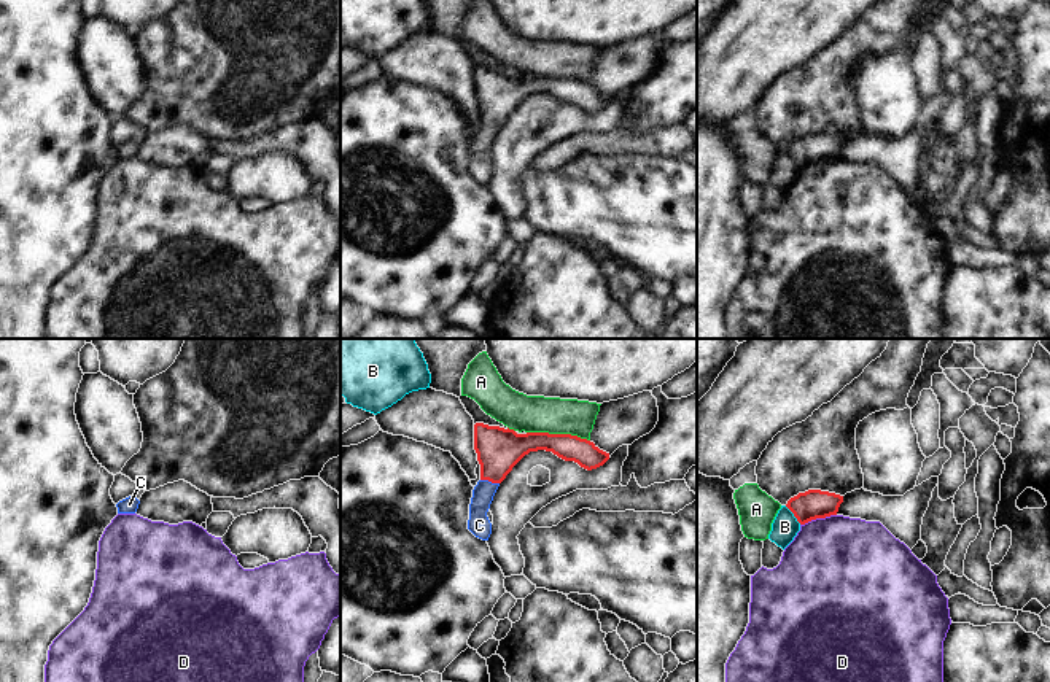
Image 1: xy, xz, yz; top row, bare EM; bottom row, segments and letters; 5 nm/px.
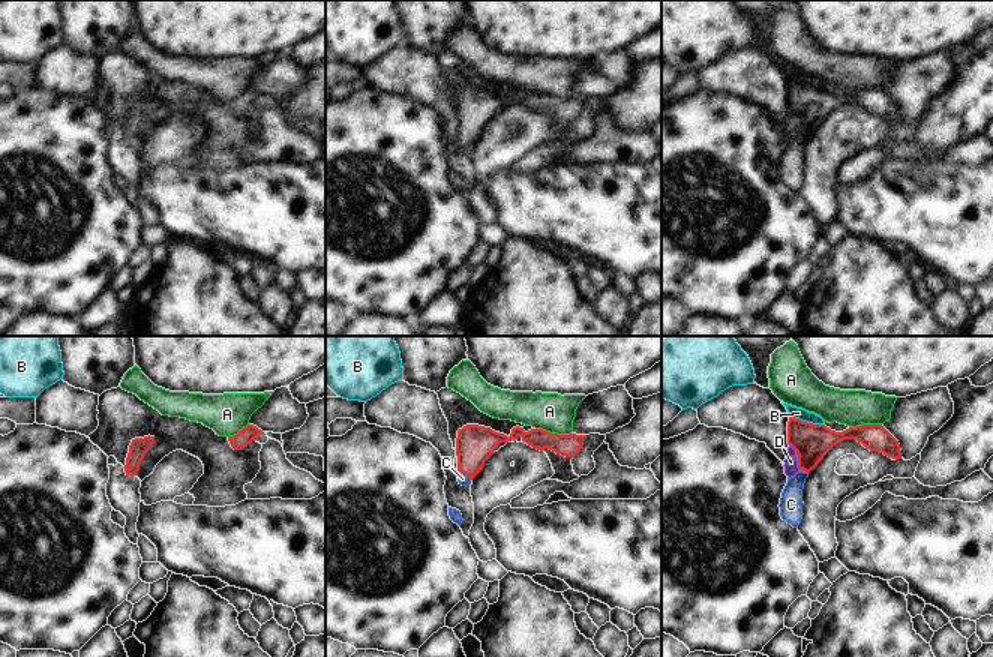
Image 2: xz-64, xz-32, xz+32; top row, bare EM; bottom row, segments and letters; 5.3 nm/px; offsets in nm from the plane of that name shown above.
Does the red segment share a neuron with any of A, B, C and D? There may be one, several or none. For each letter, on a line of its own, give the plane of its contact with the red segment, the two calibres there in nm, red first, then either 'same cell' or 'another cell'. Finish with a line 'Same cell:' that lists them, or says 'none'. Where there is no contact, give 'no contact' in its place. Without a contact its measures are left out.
A: contact in xz; calibres 160 and 190 nm; another cell
B: contact in yz; calibres 150 and 140 nm; another cell
C: contact in xz; calibres 220 and 110 nm; same cell
D: contact in yz; calibres 150 and 480 nm; another cell
Same cell: C

